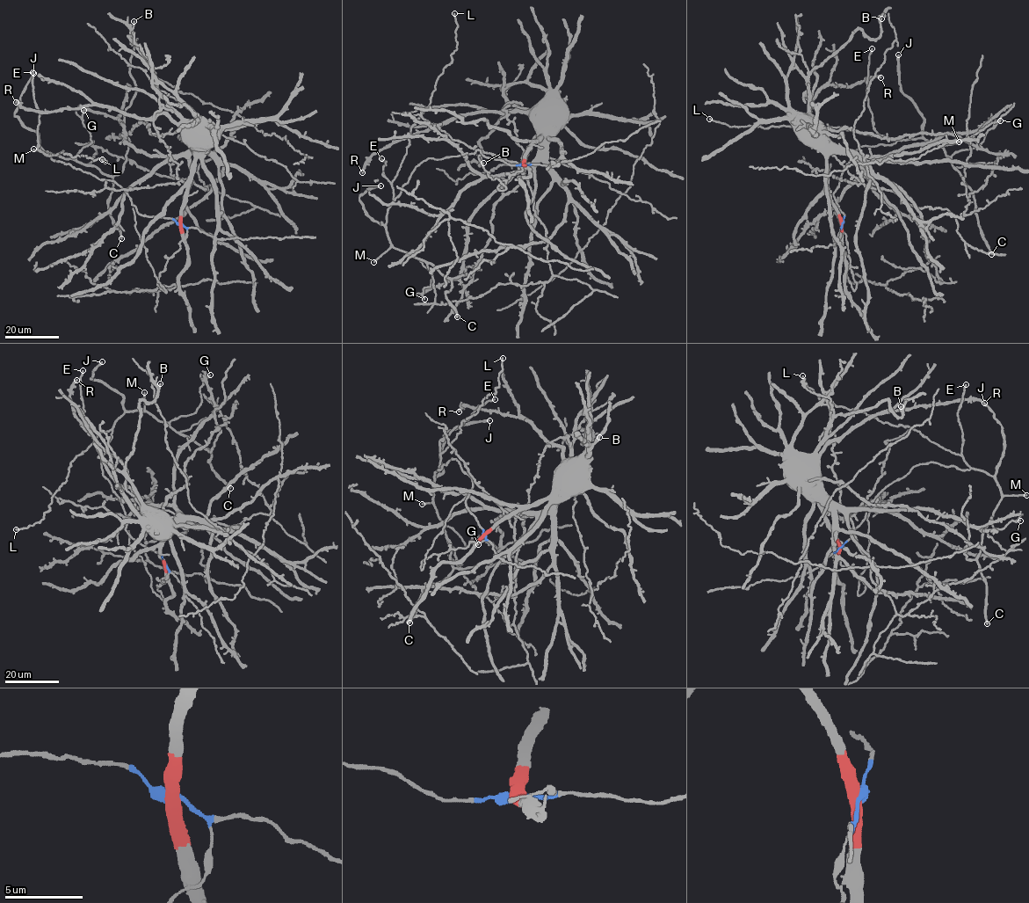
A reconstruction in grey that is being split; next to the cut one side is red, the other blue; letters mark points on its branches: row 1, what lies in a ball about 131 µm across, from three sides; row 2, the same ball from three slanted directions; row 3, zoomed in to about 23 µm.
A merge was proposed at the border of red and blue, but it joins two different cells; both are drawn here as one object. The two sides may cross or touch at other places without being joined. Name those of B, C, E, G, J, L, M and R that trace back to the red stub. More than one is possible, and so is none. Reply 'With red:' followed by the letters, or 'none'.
With red: B, R

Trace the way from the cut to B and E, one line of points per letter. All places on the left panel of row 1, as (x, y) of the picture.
B: (179, 224), (194, 159), (194, 132), (159, 93), (153, 72), (129, 37), (131, 43), (134, 21)
E: (179, 224), (143, 216), (113, 181), (53, 160), (38, 149), (39, 112), (32, 71)

